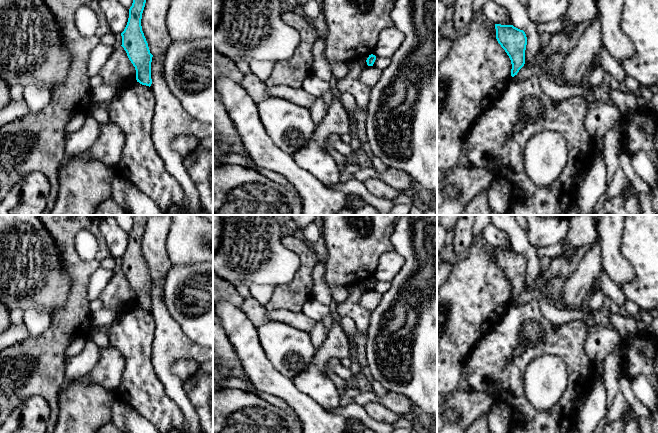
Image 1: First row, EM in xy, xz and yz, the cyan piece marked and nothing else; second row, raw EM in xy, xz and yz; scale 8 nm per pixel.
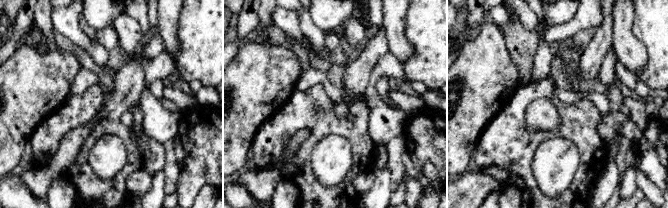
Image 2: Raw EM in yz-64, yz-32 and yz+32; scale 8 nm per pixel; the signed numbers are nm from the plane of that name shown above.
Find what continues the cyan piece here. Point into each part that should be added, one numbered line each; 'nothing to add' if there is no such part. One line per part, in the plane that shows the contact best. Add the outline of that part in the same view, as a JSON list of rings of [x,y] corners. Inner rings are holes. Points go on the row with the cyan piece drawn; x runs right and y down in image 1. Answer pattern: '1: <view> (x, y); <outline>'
nothing to add

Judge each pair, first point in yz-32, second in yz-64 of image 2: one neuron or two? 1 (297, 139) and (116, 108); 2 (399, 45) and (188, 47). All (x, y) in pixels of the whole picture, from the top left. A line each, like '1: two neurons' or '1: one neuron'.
1: one neuron
2: two neurons

